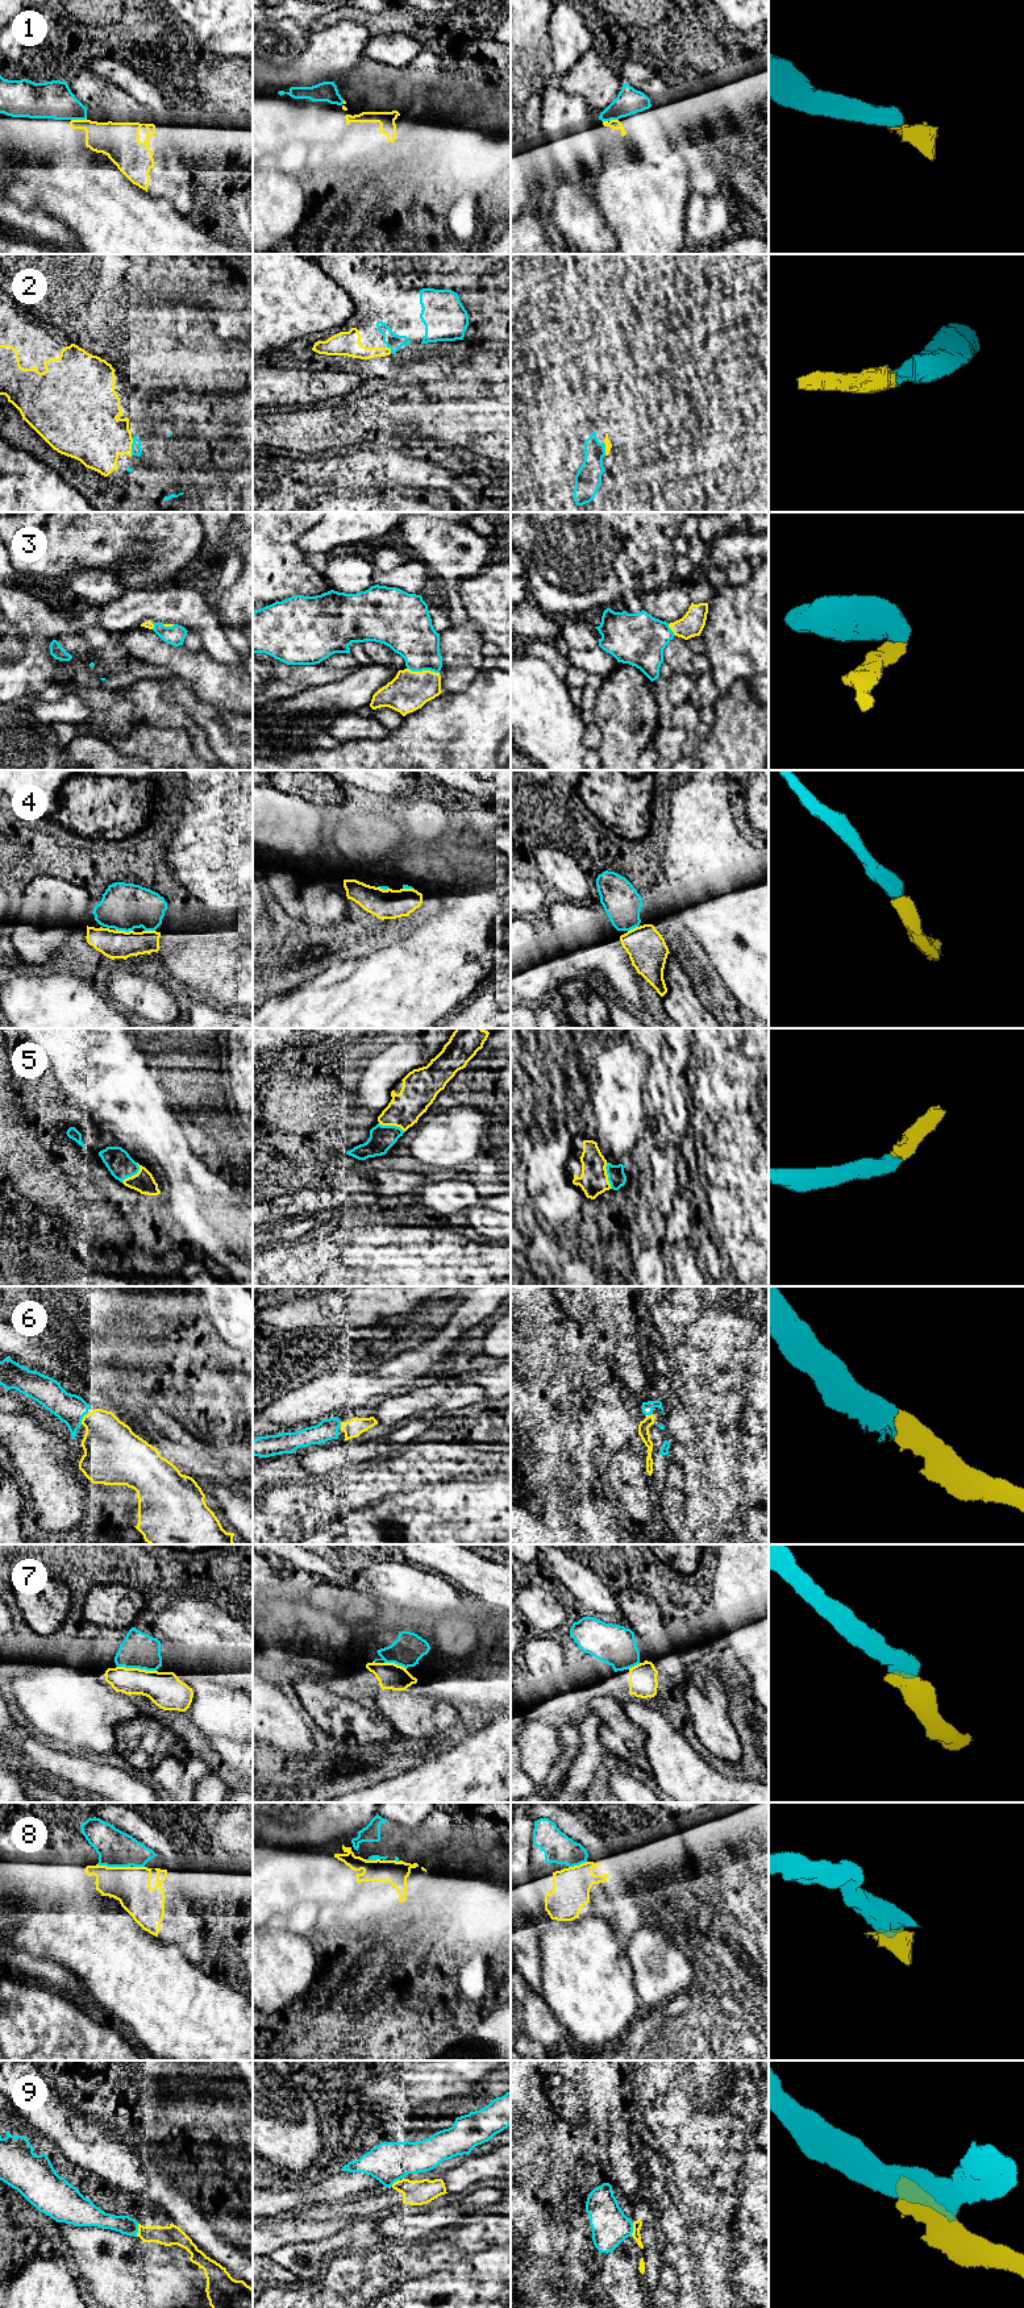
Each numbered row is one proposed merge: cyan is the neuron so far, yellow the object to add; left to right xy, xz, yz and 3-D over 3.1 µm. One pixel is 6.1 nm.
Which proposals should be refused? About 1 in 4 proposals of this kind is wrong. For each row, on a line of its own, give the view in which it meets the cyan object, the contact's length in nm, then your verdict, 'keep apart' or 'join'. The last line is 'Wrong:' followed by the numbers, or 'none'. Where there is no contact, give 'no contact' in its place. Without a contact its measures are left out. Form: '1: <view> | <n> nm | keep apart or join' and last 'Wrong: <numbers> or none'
1: xy | 100 nm | keep apart
2: xy | 110 nm | join
3: xz | 200 nm | join
4: xy | 110 nm | join
5: xz | 180 nm | join
6: xy | 90 nm | join
7: xy | 240 nm | join
8: xy | 200 nm | join
9: yz | 90 nm | keep apart
Wrong: 1, 9

